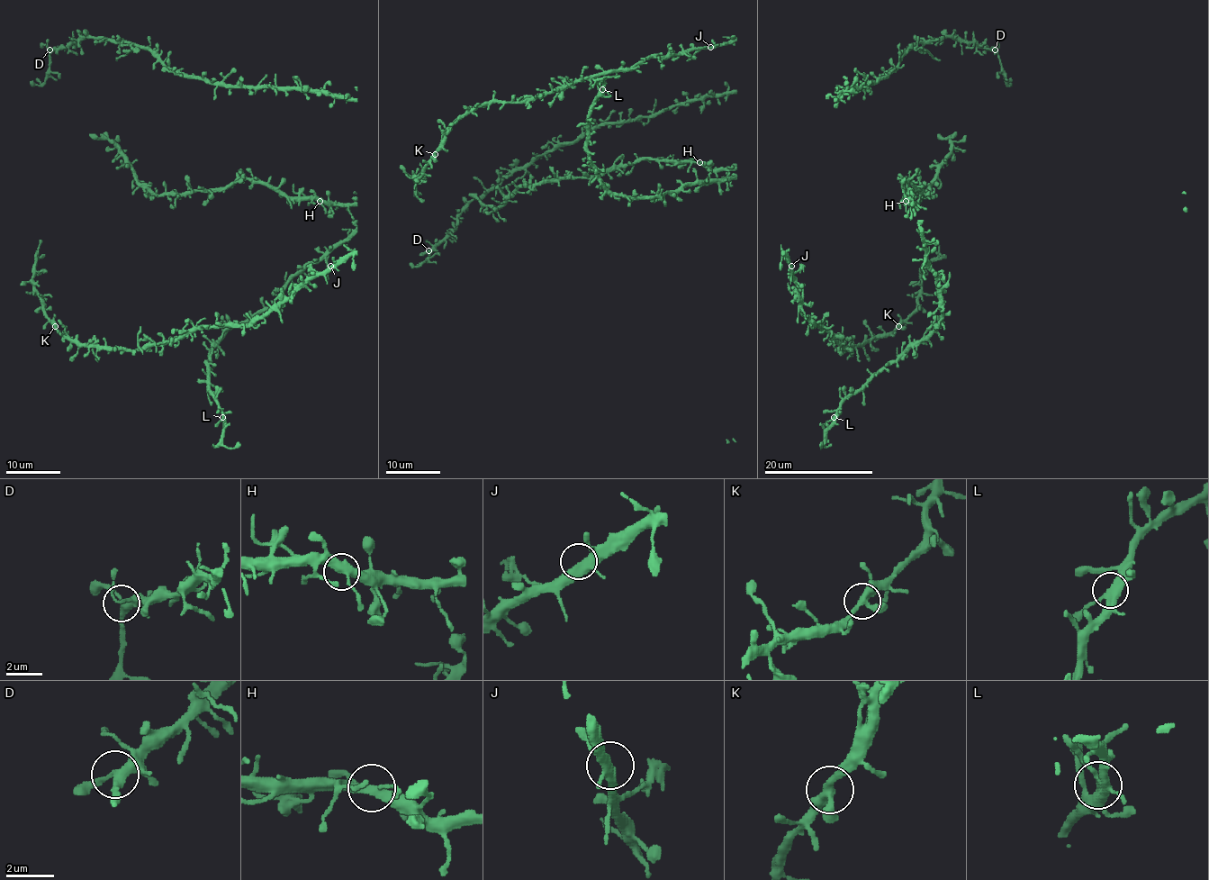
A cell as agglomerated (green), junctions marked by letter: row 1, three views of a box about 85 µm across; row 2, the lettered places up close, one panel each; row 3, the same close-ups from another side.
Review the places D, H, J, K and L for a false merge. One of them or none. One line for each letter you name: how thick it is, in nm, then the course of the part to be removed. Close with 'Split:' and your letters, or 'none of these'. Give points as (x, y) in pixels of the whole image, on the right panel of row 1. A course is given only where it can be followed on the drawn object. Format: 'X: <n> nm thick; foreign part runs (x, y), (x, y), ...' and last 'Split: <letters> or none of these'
Split: none of these

